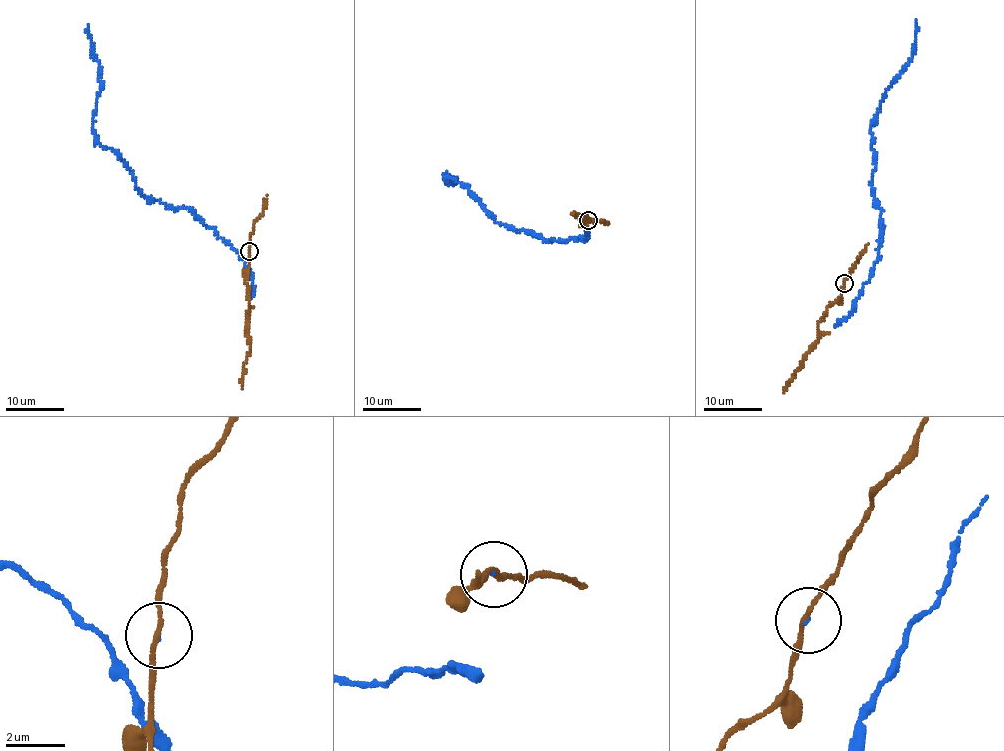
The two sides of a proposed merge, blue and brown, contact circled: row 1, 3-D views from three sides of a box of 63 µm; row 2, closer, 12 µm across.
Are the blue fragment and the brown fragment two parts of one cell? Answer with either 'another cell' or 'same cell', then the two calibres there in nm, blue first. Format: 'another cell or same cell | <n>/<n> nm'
same cell | 50/130 nm

